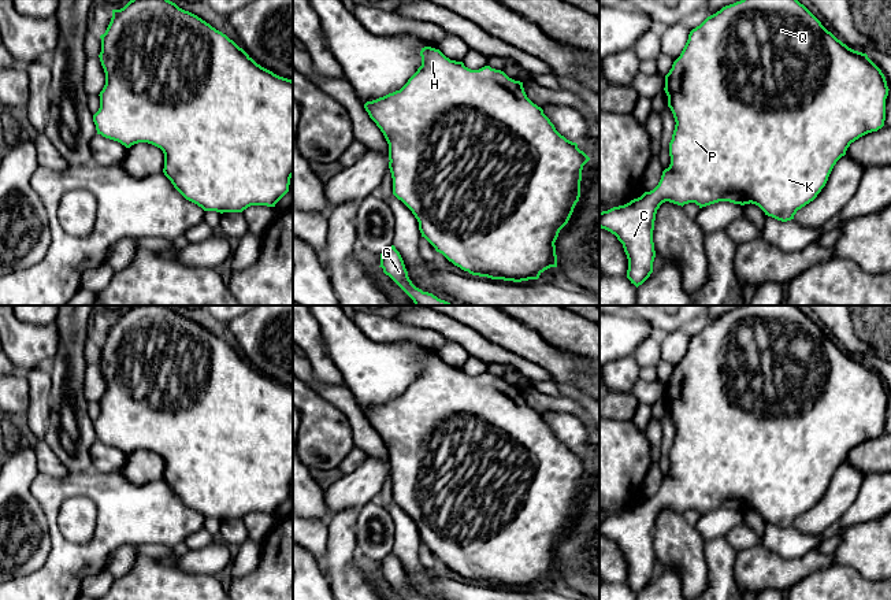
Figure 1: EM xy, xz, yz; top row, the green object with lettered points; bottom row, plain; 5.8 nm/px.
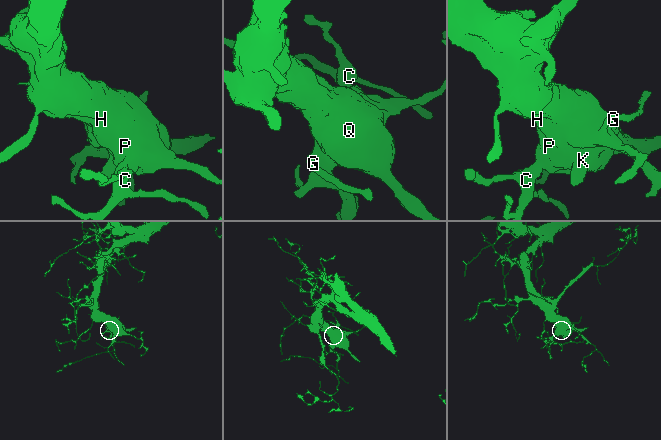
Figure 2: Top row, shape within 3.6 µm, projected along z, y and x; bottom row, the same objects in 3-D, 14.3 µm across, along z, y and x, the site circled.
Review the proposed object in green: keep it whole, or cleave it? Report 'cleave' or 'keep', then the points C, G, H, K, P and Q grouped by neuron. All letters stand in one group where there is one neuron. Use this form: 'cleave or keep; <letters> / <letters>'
keep; C G H K P Q

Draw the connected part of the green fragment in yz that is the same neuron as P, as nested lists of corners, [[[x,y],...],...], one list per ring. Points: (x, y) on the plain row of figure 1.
[[[742,305],[690,338],[680,363],[665,382],[664,397],[676,429],[669,449],[669,474],[653,497],[599,519],[599,534],[623,551],[628,566],[627,585],[636,595],[653,579],[653,537],[662,510],[682,514],[695,510],[699,515],[719,508],[751,510],[768,523],[791,527],[798,516],[817,504],[850,451],[884,433],[890,396],[884,381],[866,360],[838,347],[797,305]]]

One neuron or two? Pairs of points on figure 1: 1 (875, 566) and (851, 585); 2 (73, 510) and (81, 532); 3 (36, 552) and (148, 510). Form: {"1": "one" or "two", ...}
{"1": "two", "2": "one", "3": "two"}

